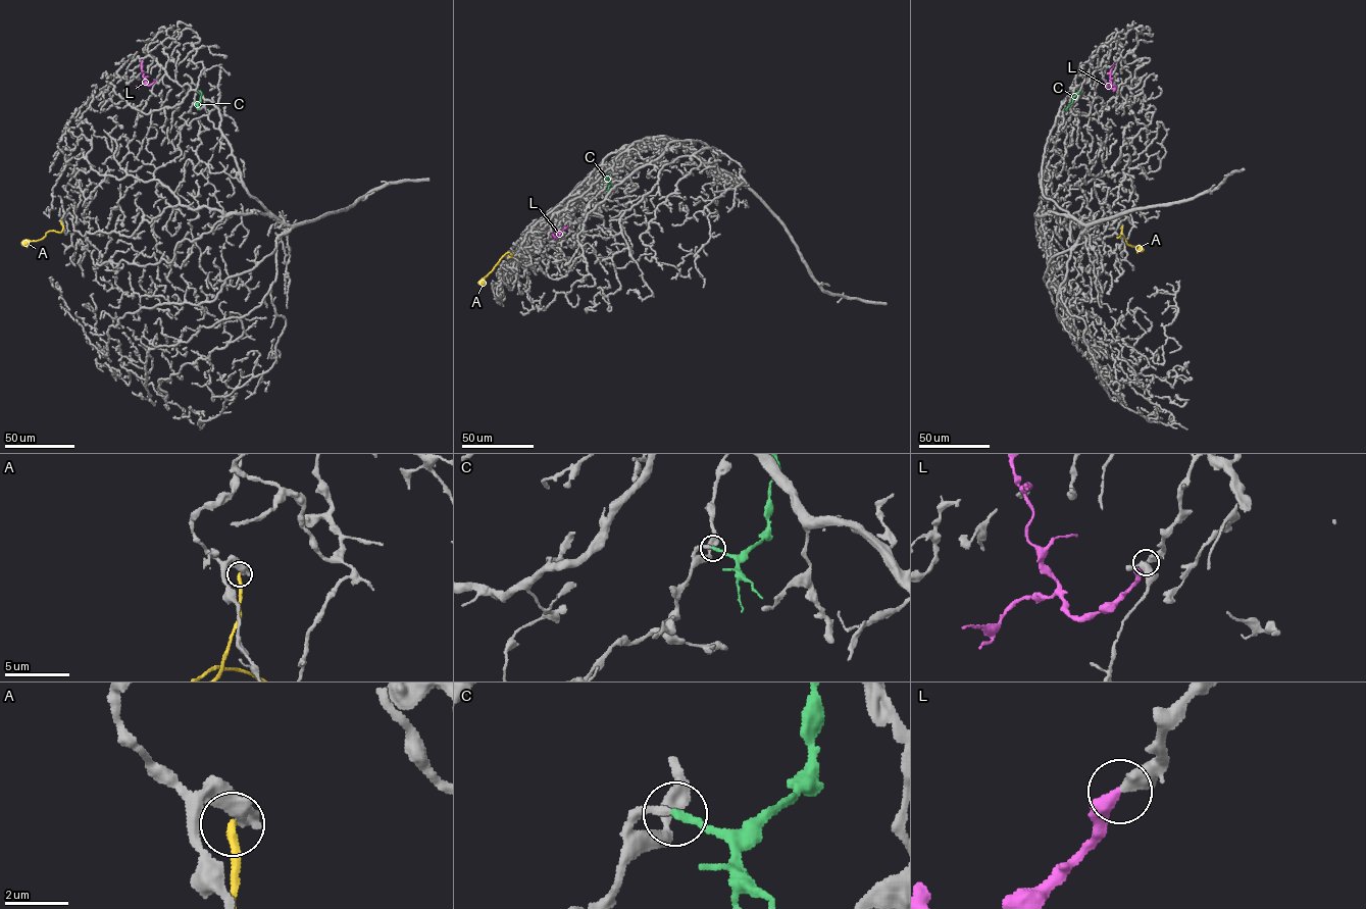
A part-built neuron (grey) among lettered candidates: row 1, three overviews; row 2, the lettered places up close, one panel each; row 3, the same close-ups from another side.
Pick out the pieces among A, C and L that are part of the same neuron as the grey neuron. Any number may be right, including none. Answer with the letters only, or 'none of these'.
C, L

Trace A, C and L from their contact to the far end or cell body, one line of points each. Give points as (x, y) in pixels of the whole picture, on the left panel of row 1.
A: (60, 220), (60, 233), (49, 231), (42, 239), (24, 244)
C: (194, 102), (200, 100), (201, 94), (198, 90)
L: (155, 80), (147, 85), (142, 60)

